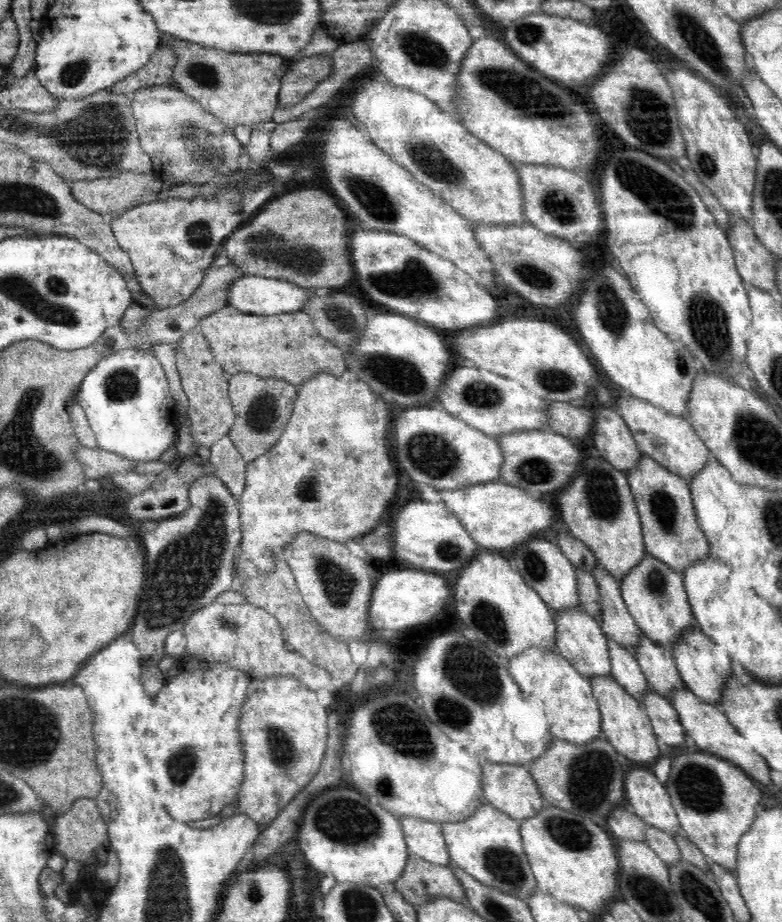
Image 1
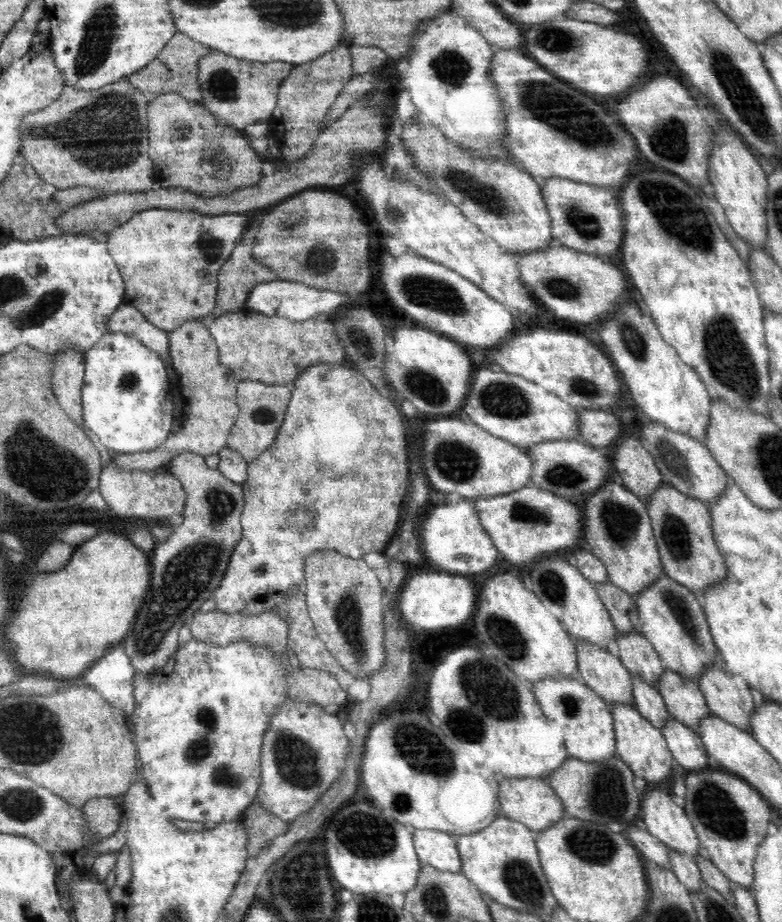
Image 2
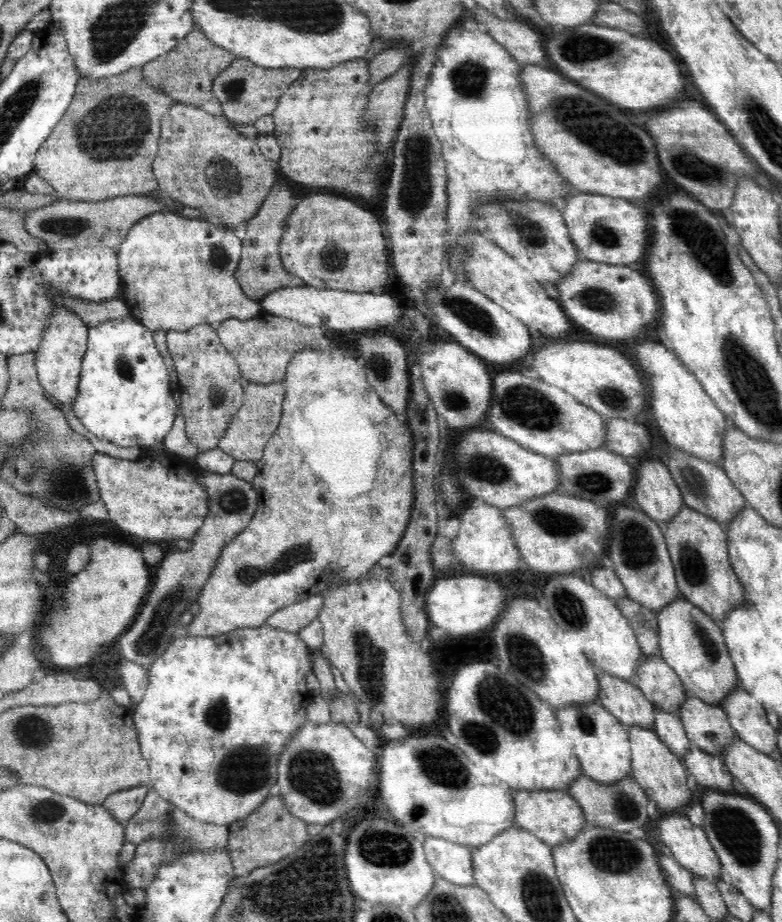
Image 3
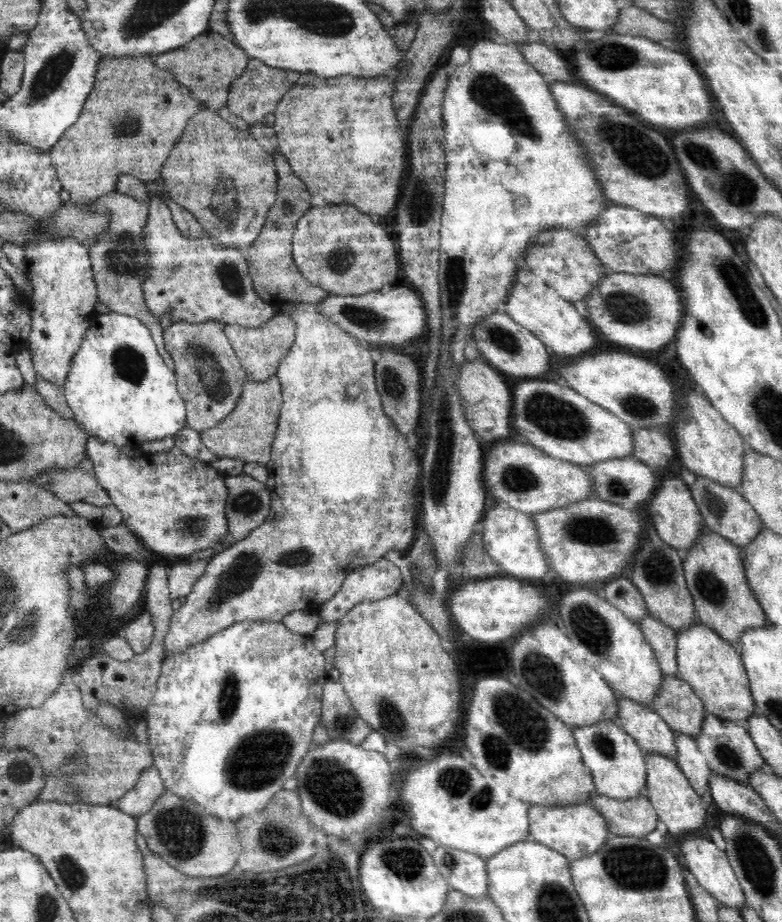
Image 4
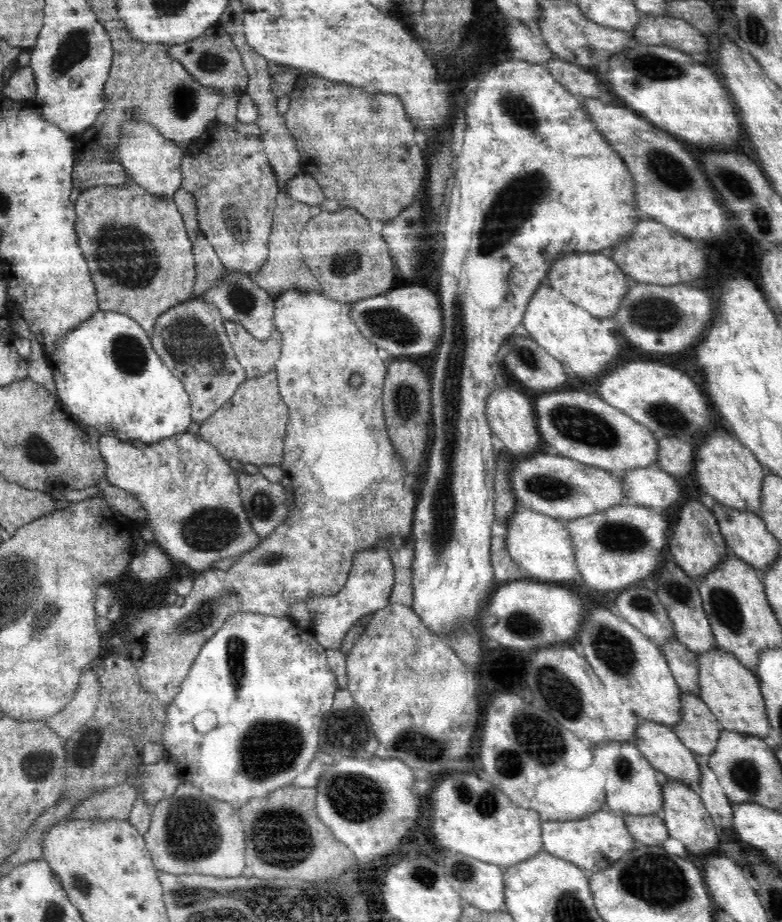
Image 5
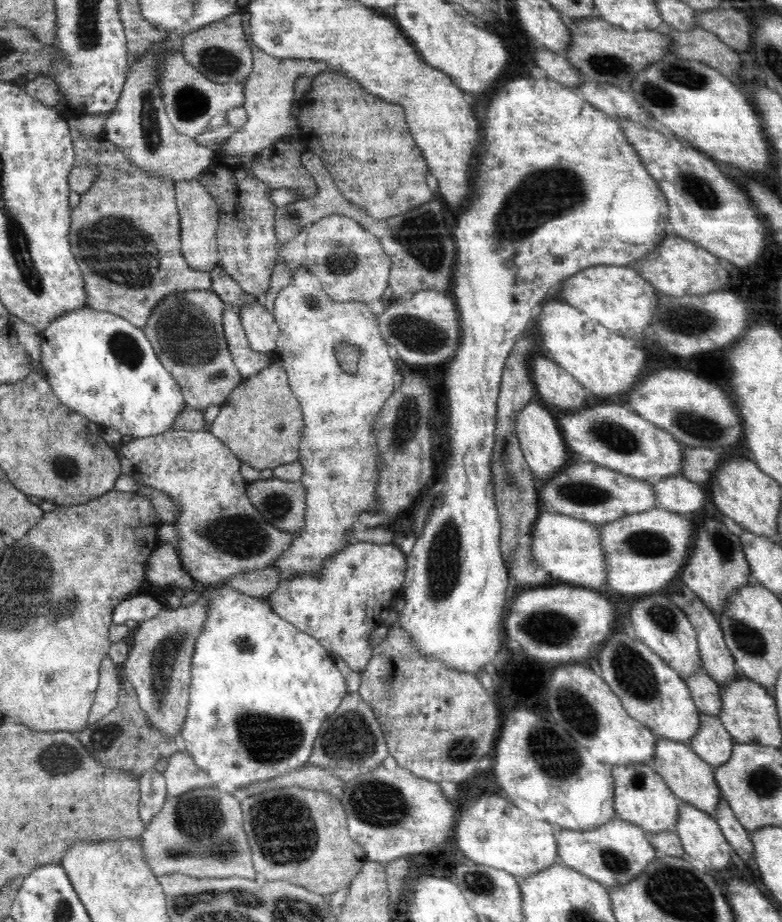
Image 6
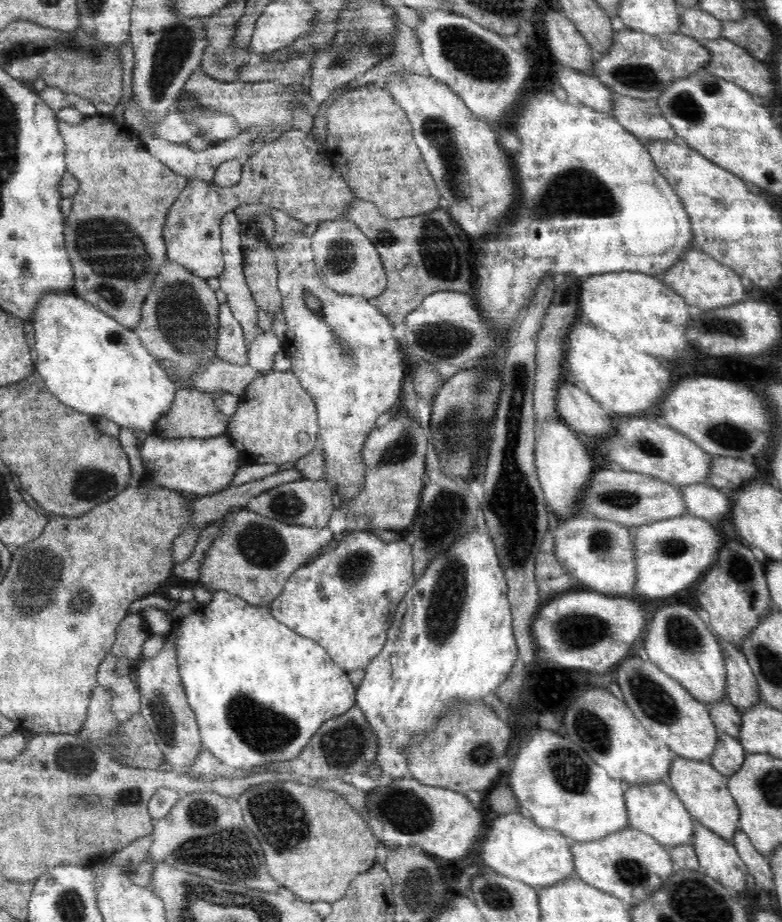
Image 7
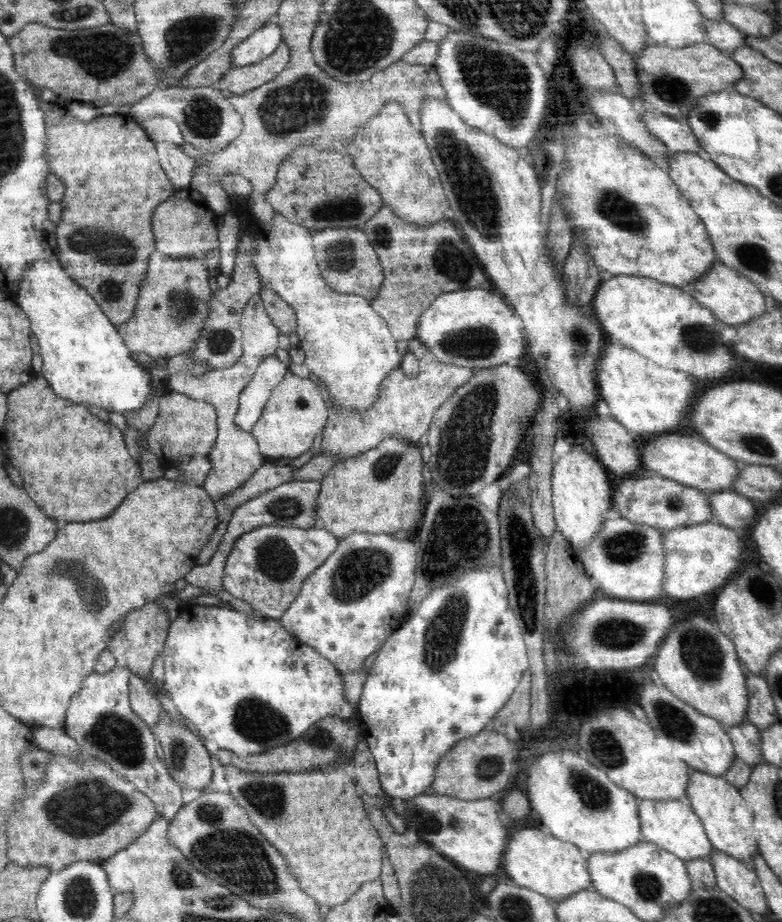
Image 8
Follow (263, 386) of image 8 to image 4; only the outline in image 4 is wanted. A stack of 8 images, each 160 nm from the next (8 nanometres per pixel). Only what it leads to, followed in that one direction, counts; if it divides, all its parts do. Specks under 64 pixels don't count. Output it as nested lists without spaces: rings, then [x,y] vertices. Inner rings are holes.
[[[160,177],[152,182],[144,183],[150,193],[148,222],[145,227],[146,251],[148,251],[148,273],[150,276],[144,282],[145,302],[151,314],[158,319],[163,314],[173,314],[174,321],[201,323],[214,319],[224,325],[238,324],[244,328],[258,328],[264,322],[280,314],[277,306],[266,303],[254,289],[254,279],[248,271],[247,254],[235,248],[224,248],[220,241],[205,234],[204,239],[192,241],[180,235],[180,229],[173,219],[170,208],[163,195],[169,195],[165,181]]]

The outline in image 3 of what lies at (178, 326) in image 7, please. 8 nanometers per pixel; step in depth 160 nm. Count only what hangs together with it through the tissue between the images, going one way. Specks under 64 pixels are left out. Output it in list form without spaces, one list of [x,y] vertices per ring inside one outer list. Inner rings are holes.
[[[200,324],[185,331],[169,330],[166,338],[179,378],[186,434],[199,452],[217,448],[232,417],[243,405],[245,381],[238,363],[222,345],[215,325]]]

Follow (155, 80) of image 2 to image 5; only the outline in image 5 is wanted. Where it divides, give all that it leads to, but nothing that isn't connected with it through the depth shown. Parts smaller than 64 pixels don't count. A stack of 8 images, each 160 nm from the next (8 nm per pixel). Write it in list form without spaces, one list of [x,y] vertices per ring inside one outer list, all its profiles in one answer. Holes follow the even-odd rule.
[[[216,24],[207,28],[204,34],[191,41],[168,46],[168,53],[180,61],[188,73],[201,85],[218,89],[222,98],[226,98],[226,96],[240,97],[245,94],[249,83],[249,74],[242,62],[240,51],[234,45],[234,39],[220,25]]]

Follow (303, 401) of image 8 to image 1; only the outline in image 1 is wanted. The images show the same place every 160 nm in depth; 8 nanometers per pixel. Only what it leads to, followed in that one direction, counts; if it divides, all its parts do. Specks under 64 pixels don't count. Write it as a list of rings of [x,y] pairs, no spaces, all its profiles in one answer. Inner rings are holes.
[[[240,372],[229,377],[228,394],[236,413],[235,423],[228,435],[243,459],[249,463],[266,454],[280,440],[290,420],[298,386],[282,378],[262,378],[250,372]]]

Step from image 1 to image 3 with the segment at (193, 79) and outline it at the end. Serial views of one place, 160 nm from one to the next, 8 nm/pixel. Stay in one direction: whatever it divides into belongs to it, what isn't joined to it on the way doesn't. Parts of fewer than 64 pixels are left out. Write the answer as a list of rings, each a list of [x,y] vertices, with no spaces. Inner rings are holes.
[[[237,57],[226,70],[222,70],[214,78],[212,93],[220,101],[223,115],[233,125],[254,125],[261,116],[273,114],[280,96],[292,86],[300,74],[301,71],[296,68],[266,69],[263,66],[256,66],[248,59]]]

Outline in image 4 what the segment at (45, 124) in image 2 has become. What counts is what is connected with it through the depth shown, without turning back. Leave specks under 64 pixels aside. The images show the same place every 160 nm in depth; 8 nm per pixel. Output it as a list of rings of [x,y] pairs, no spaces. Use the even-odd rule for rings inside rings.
[[[150,55],[103,57],[78,122],[72,124],[50,149],[50,159],[58,172],[63,190],[70,192],[71,201],[76,206],[86,206],[104,194],[117,191],[116,184],[122,174],[134,176],[143,183],[160,178],[164,162],[168,161],[172,148],[184,134],[188,120],[194,118],[203,107],[200,99],[192,97],[188,87],[176,81],[170,69],[160,69]]]

